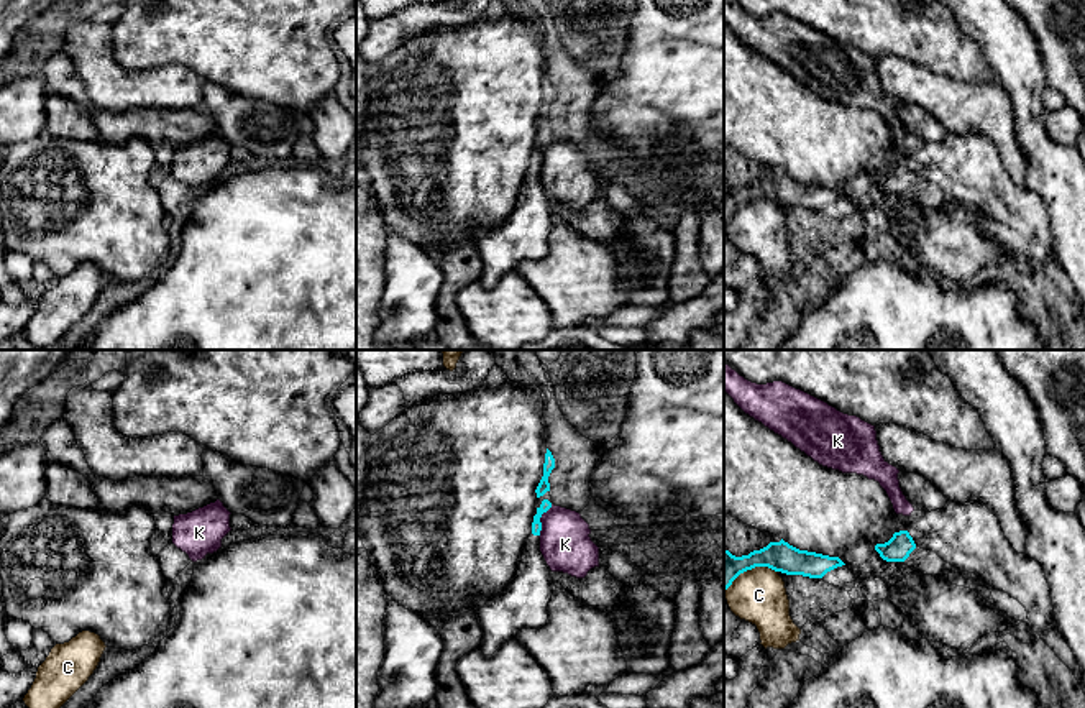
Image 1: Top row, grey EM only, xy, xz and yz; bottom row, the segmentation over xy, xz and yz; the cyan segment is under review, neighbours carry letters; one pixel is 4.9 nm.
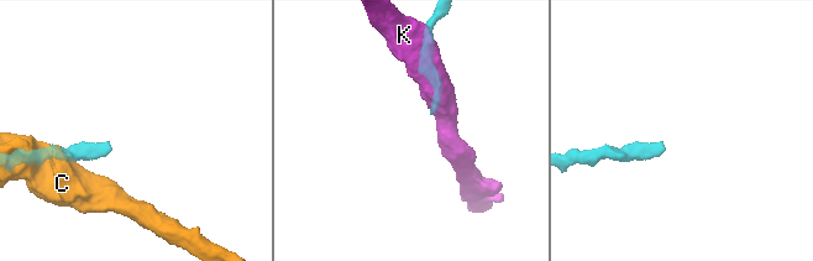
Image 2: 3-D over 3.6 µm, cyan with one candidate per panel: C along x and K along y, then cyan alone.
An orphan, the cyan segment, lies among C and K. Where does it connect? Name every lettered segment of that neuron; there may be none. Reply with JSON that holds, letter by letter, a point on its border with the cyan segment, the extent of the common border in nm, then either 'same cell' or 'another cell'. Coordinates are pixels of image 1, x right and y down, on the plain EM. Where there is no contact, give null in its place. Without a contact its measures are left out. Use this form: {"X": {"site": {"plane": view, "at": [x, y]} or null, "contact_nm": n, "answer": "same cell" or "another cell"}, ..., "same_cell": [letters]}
{"C": {"site": {"plane": "yz", "at": [749, 201]}, "contact_nm": 280, "answer": "another cell"}, "K": {"site": {"plane": "xz", "at": [539, 153]}, "contact_nm": 170, "answer": "another cell"}, "same_cell": []}

